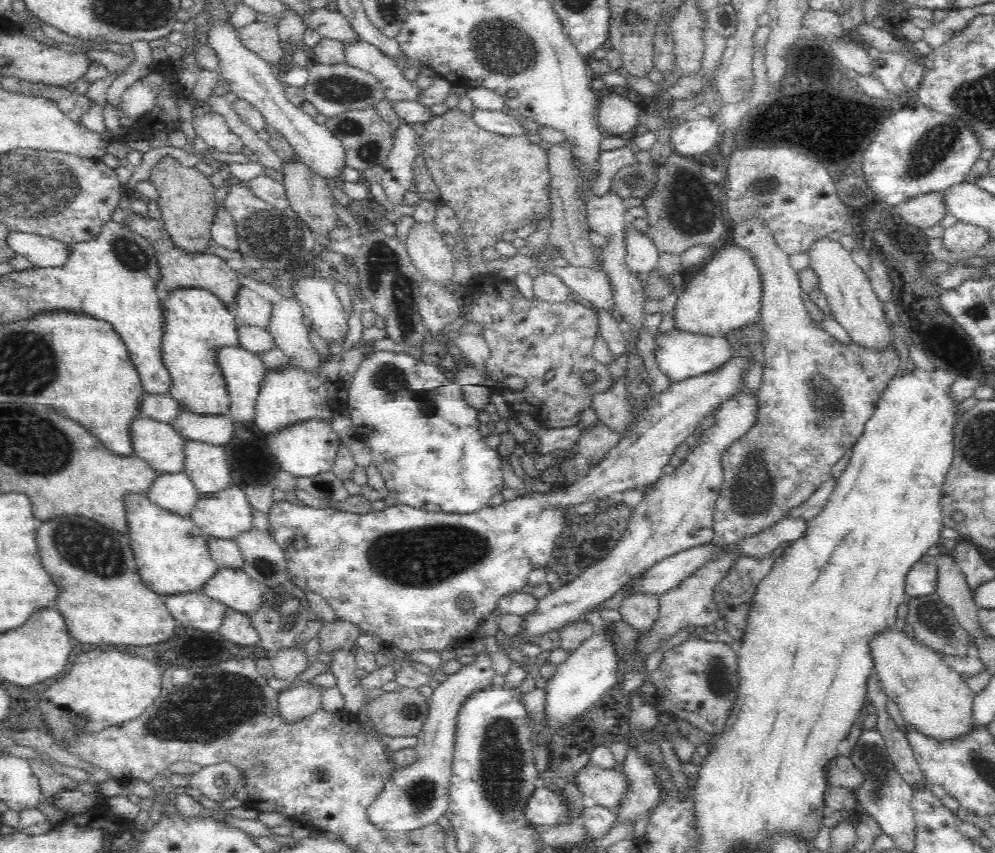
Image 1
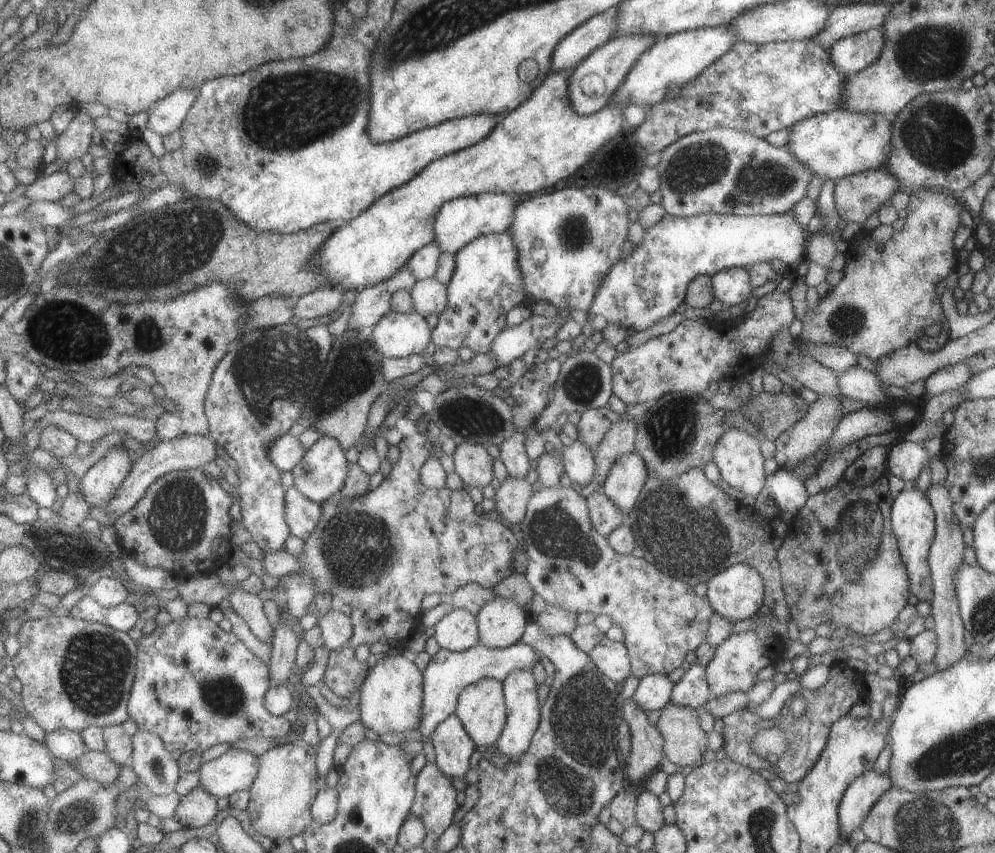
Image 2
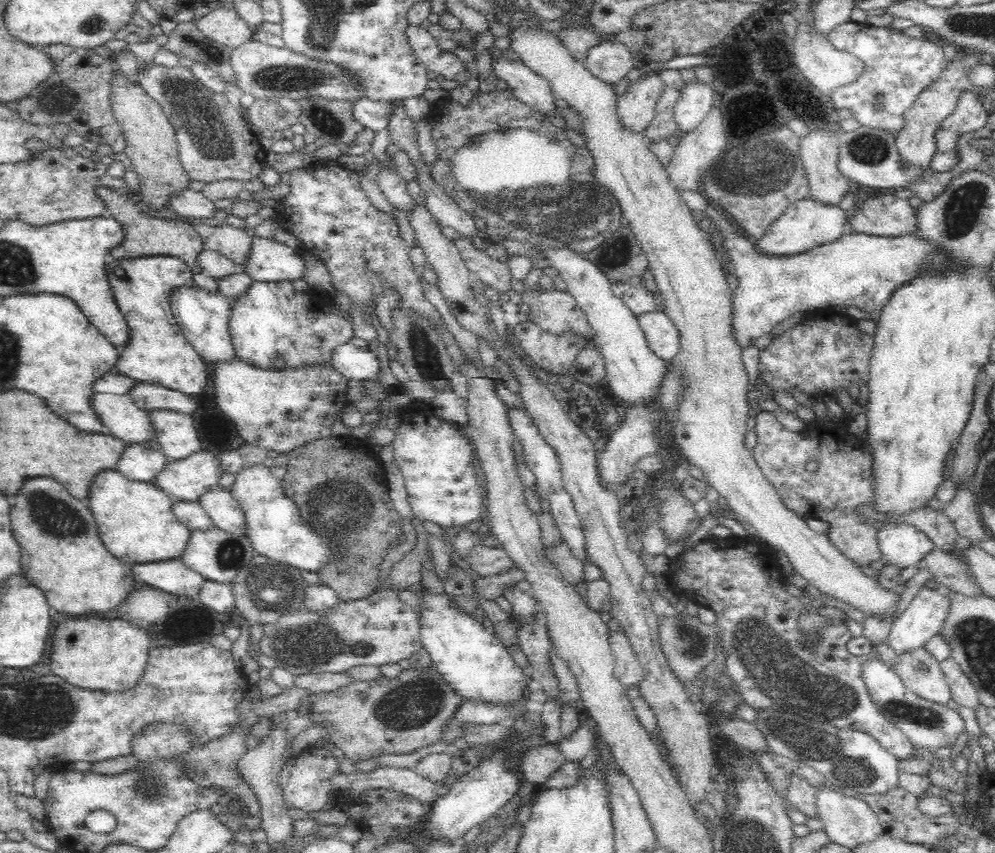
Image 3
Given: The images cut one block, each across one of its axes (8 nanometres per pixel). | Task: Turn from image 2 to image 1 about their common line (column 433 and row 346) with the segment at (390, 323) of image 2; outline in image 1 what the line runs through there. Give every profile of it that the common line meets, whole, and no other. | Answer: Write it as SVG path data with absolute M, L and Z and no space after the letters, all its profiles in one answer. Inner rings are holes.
M316 273L314 277L307 277L301 280L295 278L295 280L293 284L294 295L301 304L304 316L311 319L311 327L316 330L318 336L320 336L330 348L334 348L334 346L338 346L338 344L344 345L346 334L348 334L349 315L347 315L342 308L342 304L334 292L333 284L330 280L328 278L325 279L319 275L319 273Z

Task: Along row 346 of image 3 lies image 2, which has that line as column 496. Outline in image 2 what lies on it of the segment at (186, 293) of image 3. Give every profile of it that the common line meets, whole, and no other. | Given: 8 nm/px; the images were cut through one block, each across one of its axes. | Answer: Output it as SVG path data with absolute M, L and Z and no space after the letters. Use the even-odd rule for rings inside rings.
M483 192L477 196L460 197L443 206L437 222L435 222L435 241L443 253L457 255L465 246L477 238L502 234L511 230L515 224L515 210L524 199L519 194L505 194L505 192Z

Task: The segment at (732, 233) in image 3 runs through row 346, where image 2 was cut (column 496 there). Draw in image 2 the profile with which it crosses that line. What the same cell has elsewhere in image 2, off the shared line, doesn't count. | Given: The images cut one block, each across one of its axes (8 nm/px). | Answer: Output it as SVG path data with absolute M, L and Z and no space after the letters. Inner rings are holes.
M515 670L504 681L504 692L508 709L506 730L499 736L499 741L493 744L495 750L507 758L519 758L530 750L533 738L542 722L543 714L539 694L538 683L532 670Z

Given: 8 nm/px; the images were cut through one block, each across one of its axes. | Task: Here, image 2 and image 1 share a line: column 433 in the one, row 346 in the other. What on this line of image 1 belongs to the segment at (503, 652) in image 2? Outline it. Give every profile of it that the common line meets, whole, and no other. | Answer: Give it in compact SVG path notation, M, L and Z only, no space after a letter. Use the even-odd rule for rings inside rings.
M671 330L660 335L655 349L655 359L661 370L671 381L686 379L717 371L720 367L734 360L734 345L728 339L709 338L709 336L690 335L682 331Z

